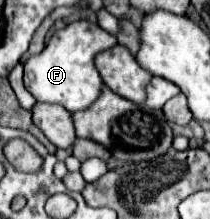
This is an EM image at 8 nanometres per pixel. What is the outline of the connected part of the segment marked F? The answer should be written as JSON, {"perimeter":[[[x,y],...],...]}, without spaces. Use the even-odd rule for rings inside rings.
{"perimeter":[[[75,20],[71,24],[67,24],[65,28],[57,30],[51,40],[45,44],[45,48],[39,54],[29,56],[29,60],[25,62],[25,88],[37,98],[37,102],[51,102],[51,104],[61,104],[65,106],[69,112],[77,112],[77,110],[85,110],[89,108],[97,96],[101,94],[103,88],[103,80],[95,68],[95,54],[101,50],[107,50],[111,46],[117,44],[117,38],[113,34],[107,34],[103,28],[99,28],[97,24],[89,22],[89,20]]]}

